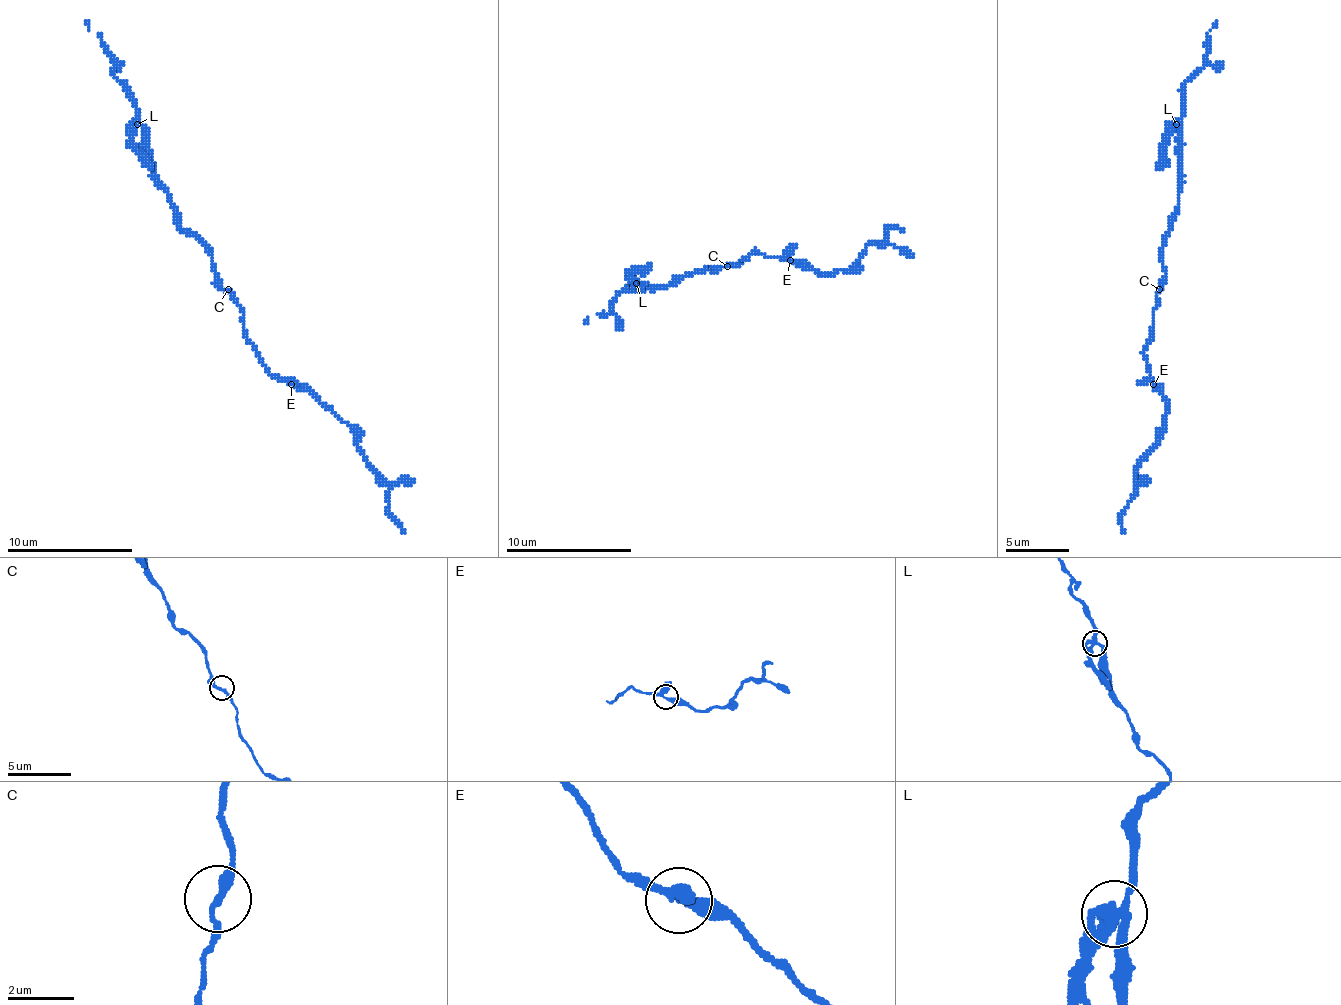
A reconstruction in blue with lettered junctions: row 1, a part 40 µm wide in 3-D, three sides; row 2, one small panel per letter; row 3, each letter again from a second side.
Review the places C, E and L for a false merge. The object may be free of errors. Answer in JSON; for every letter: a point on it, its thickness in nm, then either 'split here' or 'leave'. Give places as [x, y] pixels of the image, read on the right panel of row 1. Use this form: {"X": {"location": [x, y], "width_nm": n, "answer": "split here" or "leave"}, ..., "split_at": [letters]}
{"C": {"location": [1159, 289], "width_nm": 200, "answer": "leave"}, "E": {"location": [1153, 384], "width_nm": 280, "answer": "leave"}, "L": {"location": [1176, 124], "width_nm": 300, "answer": "split here"}, "split_at": ["L"]}

